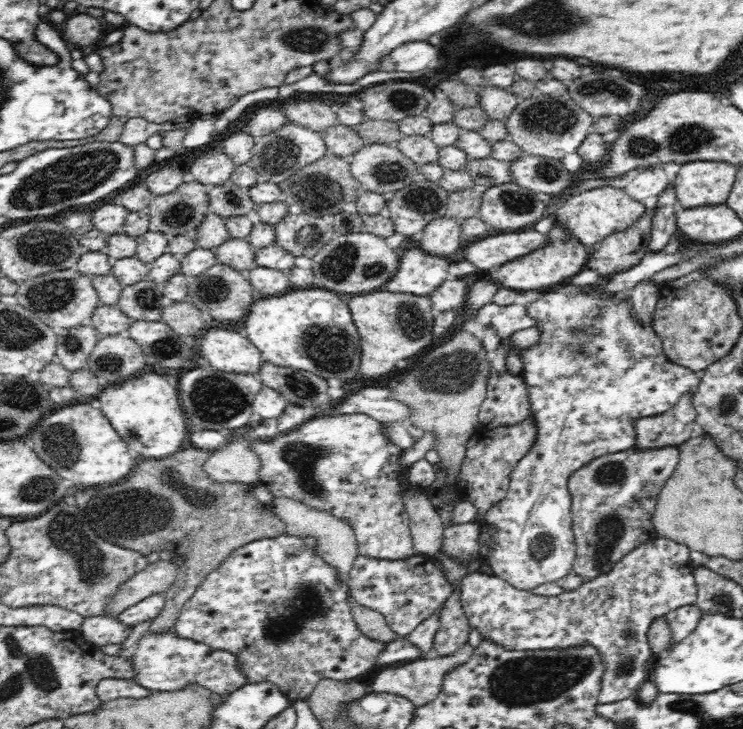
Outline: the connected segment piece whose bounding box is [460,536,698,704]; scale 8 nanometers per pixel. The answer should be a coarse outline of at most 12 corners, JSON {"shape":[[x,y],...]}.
{"shape":[[664,537],[576,590],[468,574],[460,602],[506,650],[592,645],[598,702],[647,680],[655,618],[697,602],[691,550]]}

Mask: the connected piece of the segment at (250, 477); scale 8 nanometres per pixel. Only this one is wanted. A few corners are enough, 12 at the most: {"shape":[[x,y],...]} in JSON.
{"shape":[[250,443],[210,451],[204,471],[218,483],[260,484]]}

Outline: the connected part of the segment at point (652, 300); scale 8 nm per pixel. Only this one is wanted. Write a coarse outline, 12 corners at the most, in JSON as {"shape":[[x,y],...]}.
{"shape":[[638,281],[627,291],[632,314],[642,325],[653,322],[659,285]]}

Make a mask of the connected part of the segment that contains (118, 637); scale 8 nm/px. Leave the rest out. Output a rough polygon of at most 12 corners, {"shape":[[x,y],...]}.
{"shape":[[117,616],[86,617],[78,630],[101,647],[123,643],[128,625]]}

